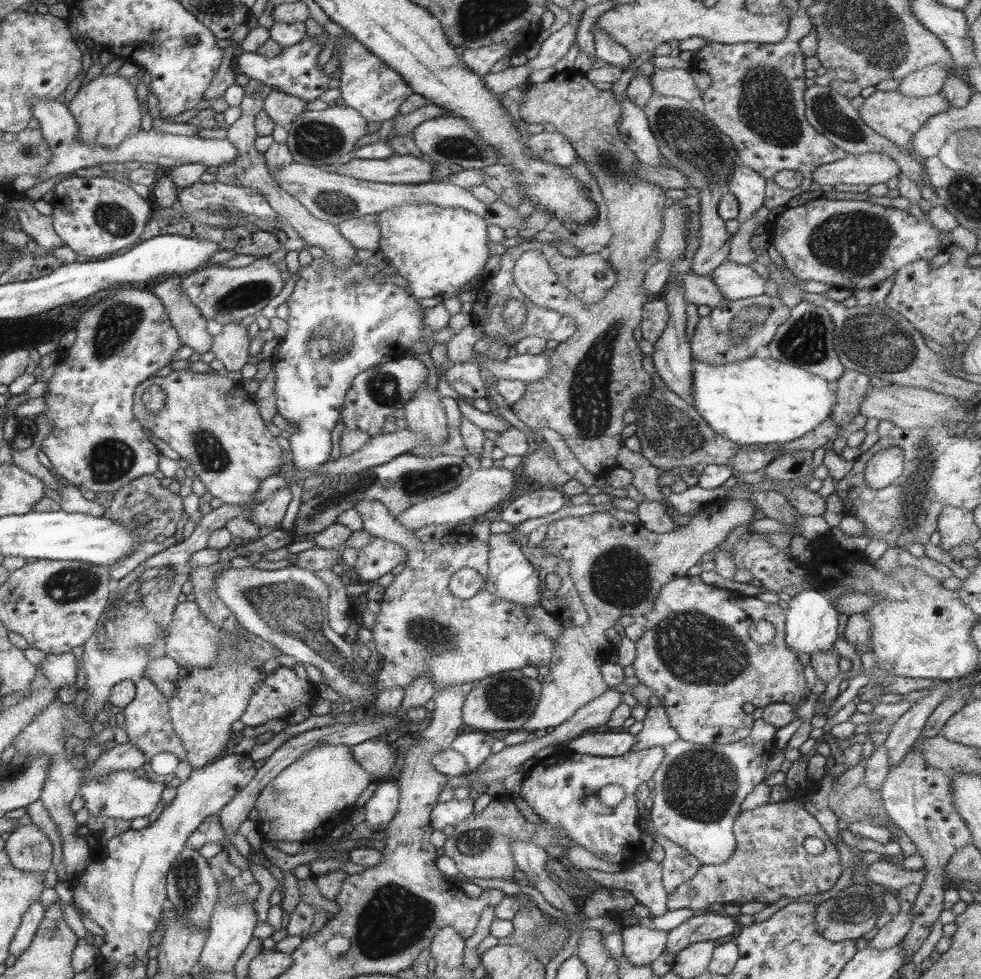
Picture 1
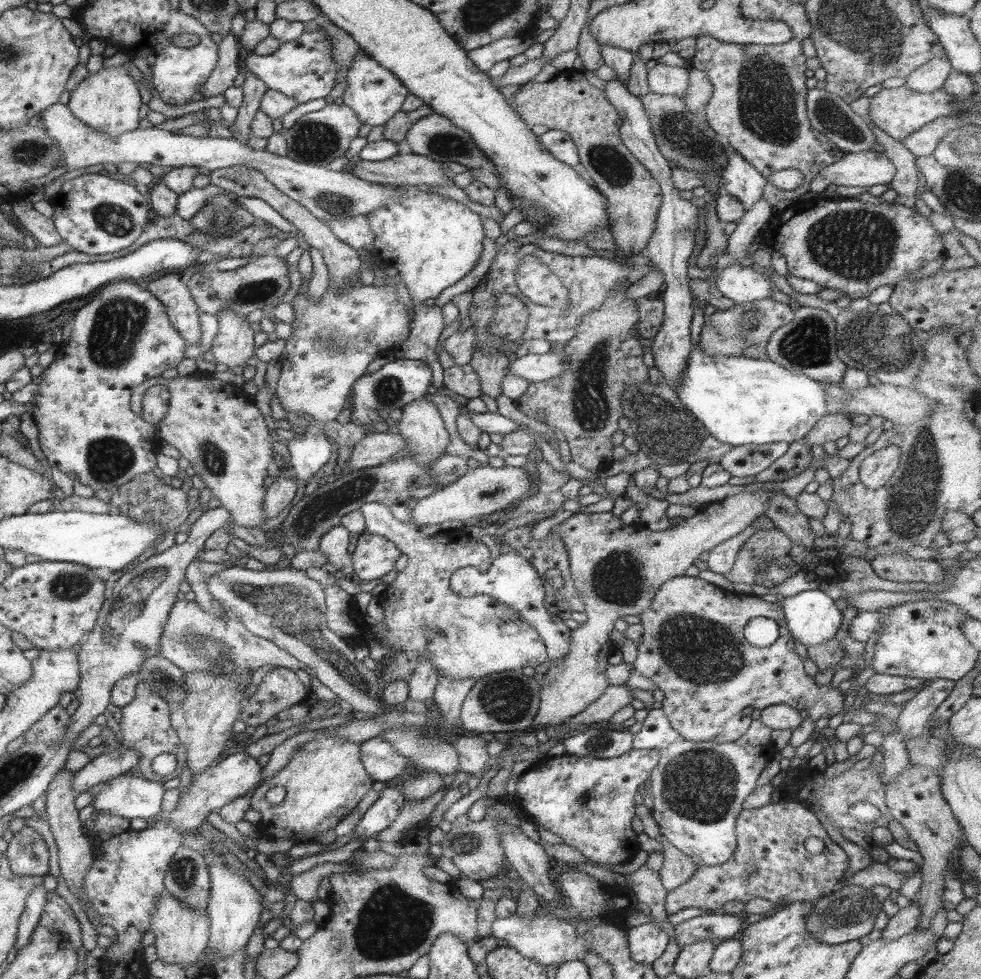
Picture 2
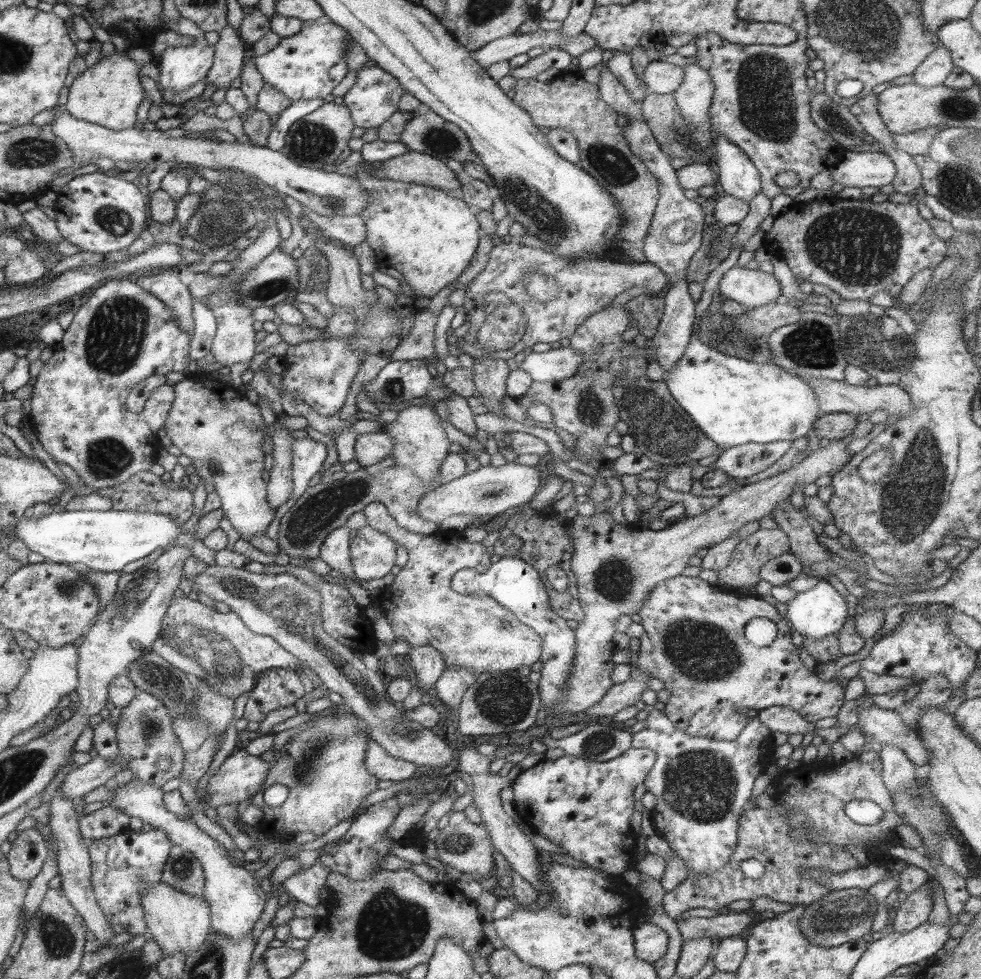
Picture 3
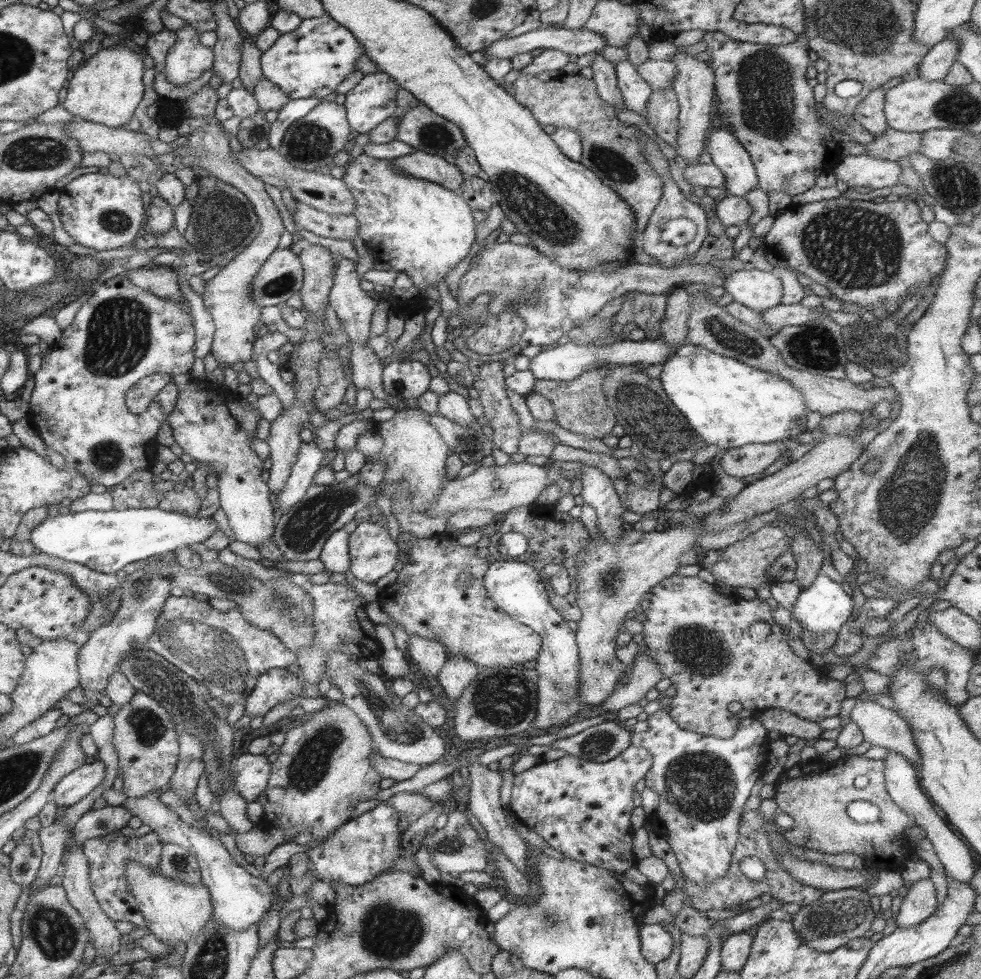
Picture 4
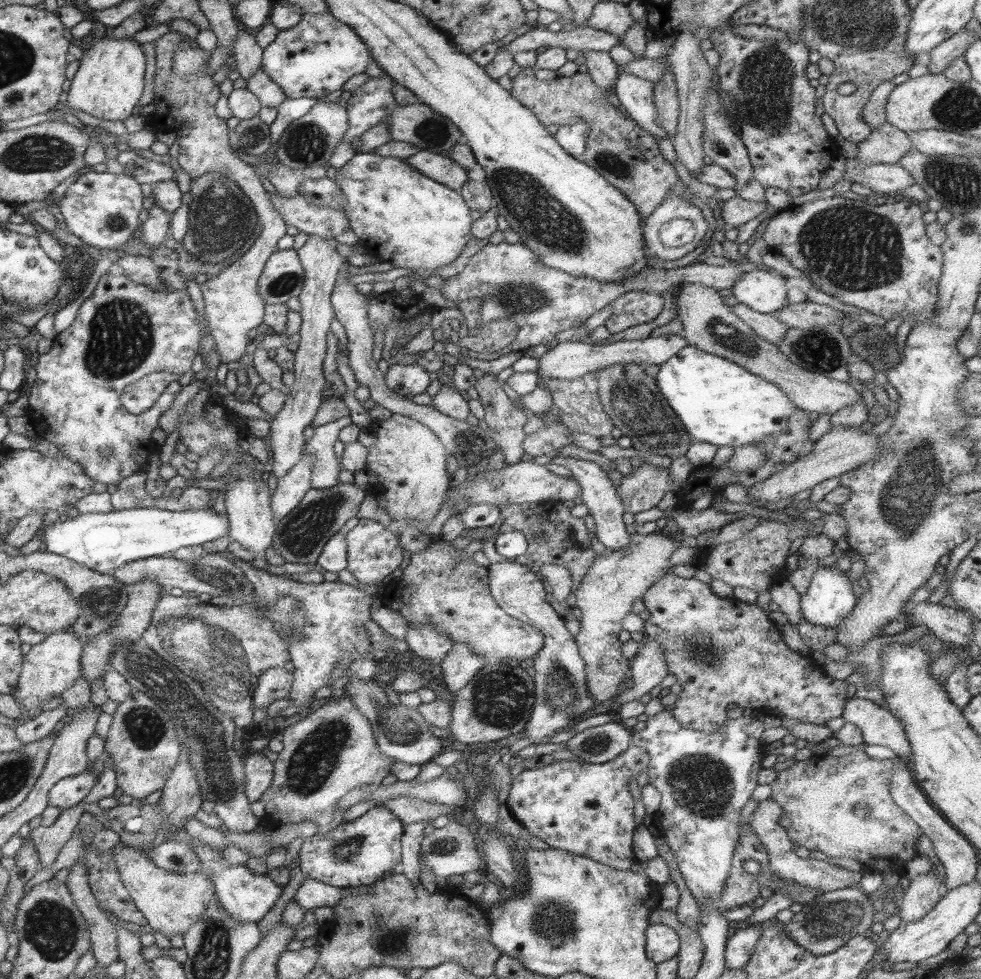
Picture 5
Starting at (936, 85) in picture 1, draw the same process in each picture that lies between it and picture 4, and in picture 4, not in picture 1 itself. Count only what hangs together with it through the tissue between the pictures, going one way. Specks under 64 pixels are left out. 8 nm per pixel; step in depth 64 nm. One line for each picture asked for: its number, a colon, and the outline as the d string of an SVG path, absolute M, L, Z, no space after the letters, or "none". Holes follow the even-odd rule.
2: M935 56L929 62L925 62L923 66L919 66L917 70L913 70L907 78L905 84L915 88L917 92L933 92L943 88L945 80L949 78L951 72L951 62L949 58L943 56Z
3: M945 46L935 48L913 72L913 82L921 86L939 86L951 72L951 52Z
4: M947 38L937 46L929 48L929 52L923 56L923 62L917 68L917 74L923 76L925 80L943 80L949 68L957 62L957 54L959 54L959 42Z

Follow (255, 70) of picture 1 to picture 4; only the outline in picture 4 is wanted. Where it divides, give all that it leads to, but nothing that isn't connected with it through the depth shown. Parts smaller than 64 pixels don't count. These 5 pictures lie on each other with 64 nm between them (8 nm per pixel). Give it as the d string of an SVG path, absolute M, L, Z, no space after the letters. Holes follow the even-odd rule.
M329 14L303 20L299 30L289 34L279 34L279 38L261 54L261 72L263 76L279 86L289 100L297 98L317 98L321 100L335 90L347 74L359 70L355 62L363 54L363 44L355 40L355 34L331 20Z

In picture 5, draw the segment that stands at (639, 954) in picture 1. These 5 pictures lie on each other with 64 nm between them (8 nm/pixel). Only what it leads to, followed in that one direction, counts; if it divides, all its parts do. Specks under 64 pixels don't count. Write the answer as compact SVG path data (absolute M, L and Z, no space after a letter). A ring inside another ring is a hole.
M651 924L645 930L645 952L653 962L667 962L679 954L679 936L665 924Z

